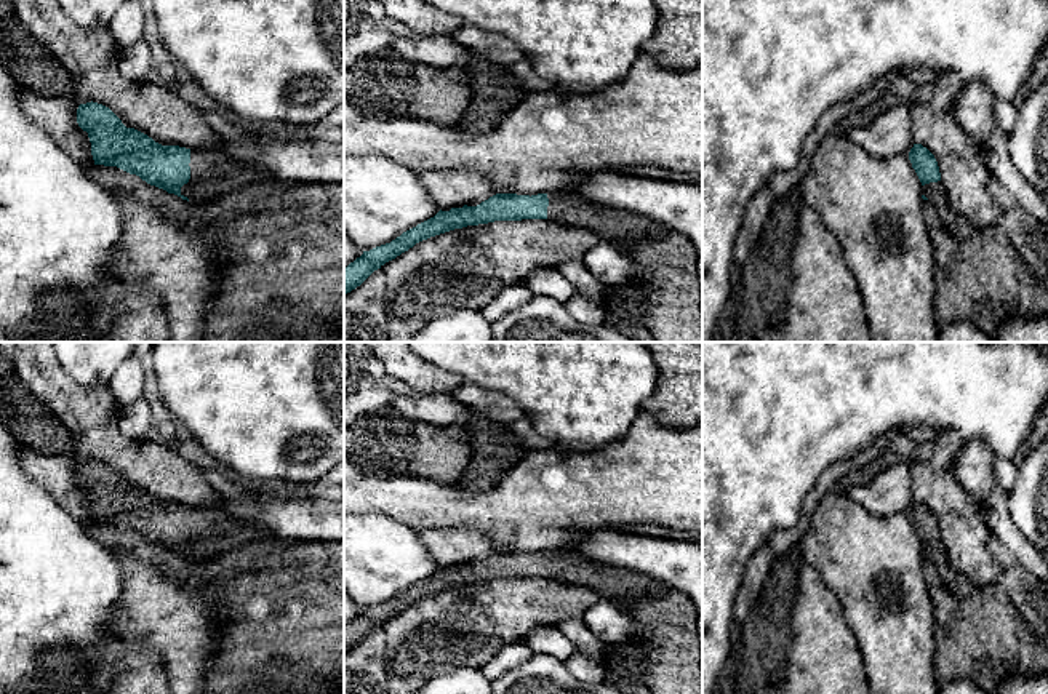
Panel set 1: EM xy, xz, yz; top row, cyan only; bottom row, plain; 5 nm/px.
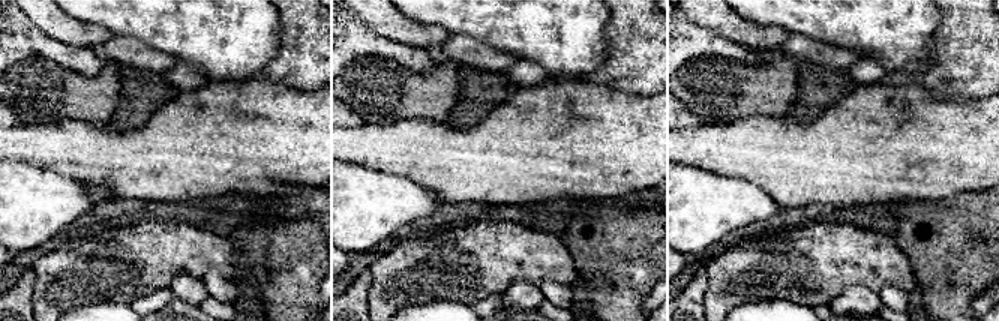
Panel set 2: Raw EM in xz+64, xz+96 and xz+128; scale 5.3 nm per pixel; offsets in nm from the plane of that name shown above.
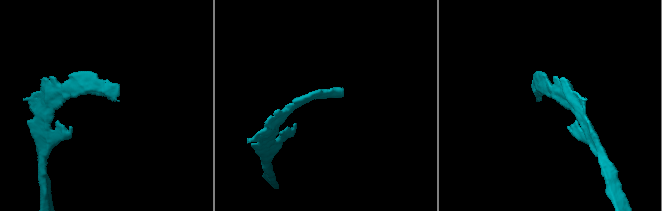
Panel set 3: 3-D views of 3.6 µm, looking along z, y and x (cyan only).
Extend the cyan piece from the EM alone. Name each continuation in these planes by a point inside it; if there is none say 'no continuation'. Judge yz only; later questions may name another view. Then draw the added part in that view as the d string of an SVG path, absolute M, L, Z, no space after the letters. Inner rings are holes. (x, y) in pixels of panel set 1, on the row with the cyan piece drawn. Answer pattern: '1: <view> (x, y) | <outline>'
1: yz (956, 224) | M942 181L922 185L922 195L938 209L949 233L958 240L976 238L978 229L952 208Z

